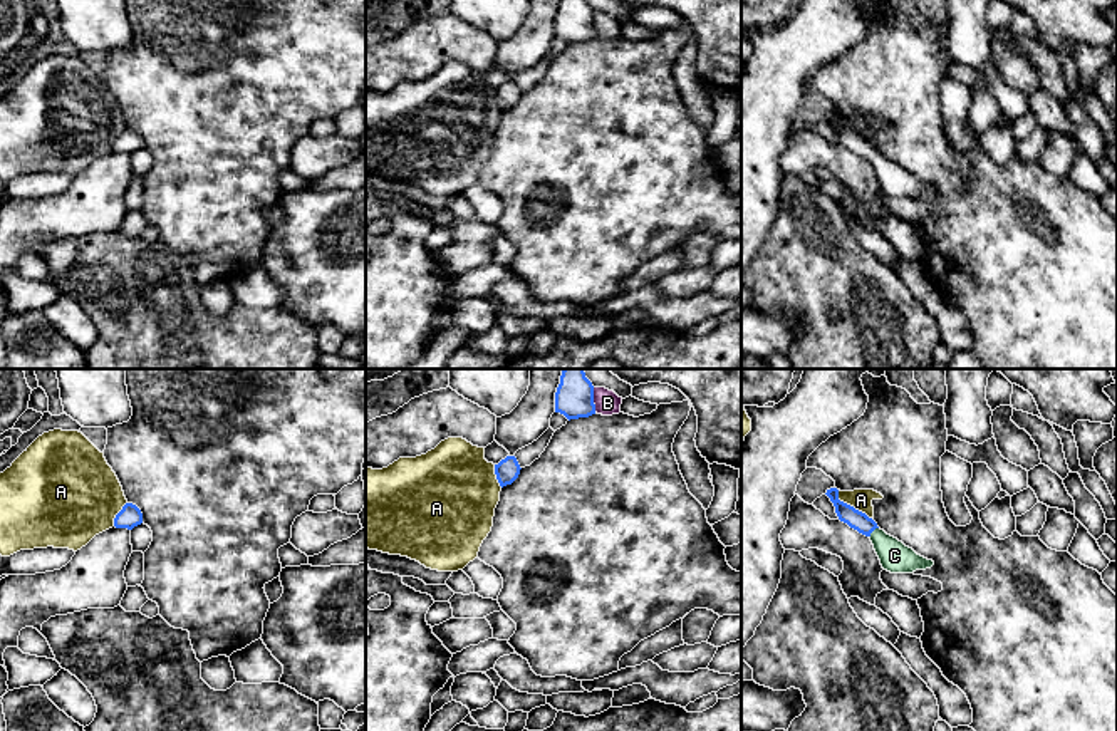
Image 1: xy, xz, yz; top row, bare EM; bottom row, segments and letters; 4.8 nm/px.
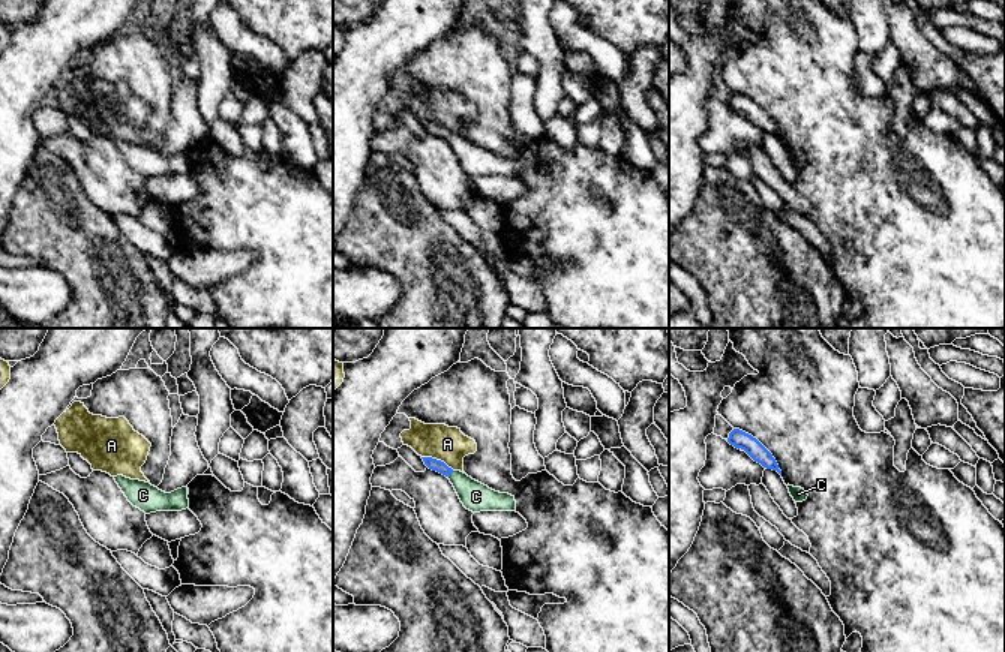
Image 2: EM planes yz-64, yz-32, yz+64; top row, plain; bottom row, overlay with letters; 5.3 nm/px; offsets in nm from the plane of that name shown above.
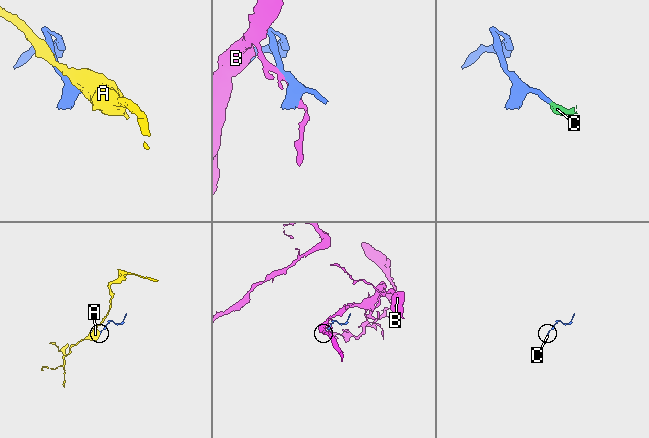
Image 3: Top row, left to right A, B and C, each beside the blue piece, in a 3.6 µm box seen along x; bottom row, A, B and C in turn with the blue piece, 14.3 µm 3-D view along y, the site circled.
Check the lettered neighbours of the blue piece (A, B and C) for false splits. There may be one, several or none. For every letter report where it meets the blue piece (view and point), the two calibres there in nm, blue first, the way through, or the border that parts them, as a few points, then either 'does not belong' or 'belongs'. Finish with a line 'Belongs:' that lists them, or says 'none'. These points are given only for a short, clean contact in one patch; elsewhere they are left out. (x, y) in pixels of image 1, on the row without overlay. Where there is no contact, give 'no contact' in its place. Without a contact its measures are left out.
A: contact yz (852, 131); calibres 90 and 100 nm; border yz (837, 114), (841, 124), (864, 136), (872, 145); does not belong
B: contact xz (592, 24); calibres 190 and 120 nm; does not belong
C: contact yz (872, 155); calibres 90 and 150 nm; way yz (857, 145), (872, 155), (894, 180); belongs
Belongs: C

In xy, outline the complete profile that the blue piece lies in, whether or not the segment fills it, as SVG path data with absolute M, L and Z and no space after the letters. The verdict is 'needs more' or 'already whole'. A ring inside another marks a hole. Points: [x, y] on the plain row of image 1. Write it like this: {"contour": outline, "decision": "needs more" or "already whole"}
{"contour": "M126 127L122 134L116 139L114 143L114 151L116 153L127 153L132 154L134 151L143 148L143 137L141 134L132 129Z", "decision": "already whole"}

